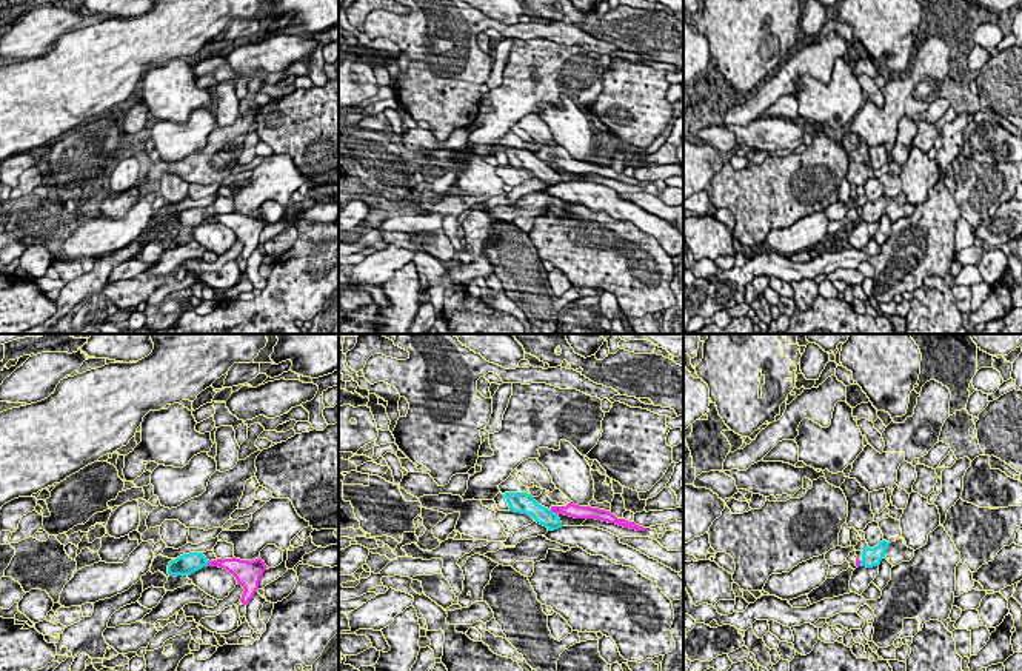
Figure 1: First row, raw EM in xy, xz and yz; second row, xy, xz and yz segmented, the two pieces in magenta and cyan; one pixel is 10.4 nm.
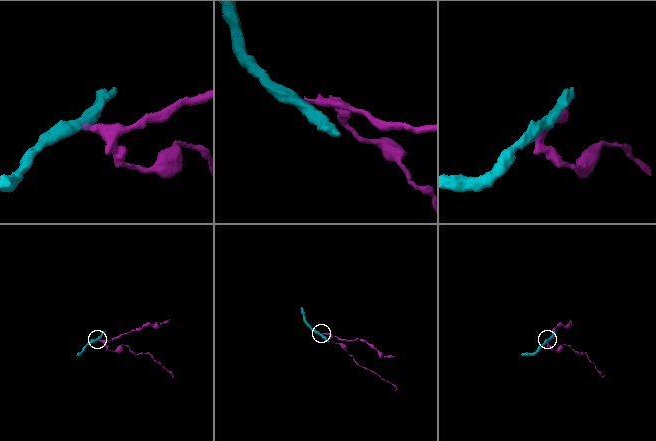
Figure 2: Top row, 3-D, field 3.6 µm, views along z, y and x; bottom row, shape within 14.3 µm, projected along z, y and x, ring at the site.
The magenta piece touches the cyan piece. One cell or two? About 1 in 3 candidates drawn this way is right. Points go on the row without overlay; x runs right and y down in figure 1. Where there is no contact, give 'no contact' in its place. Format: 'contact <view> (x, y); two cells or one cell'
contact xz (553, 166); two cells

